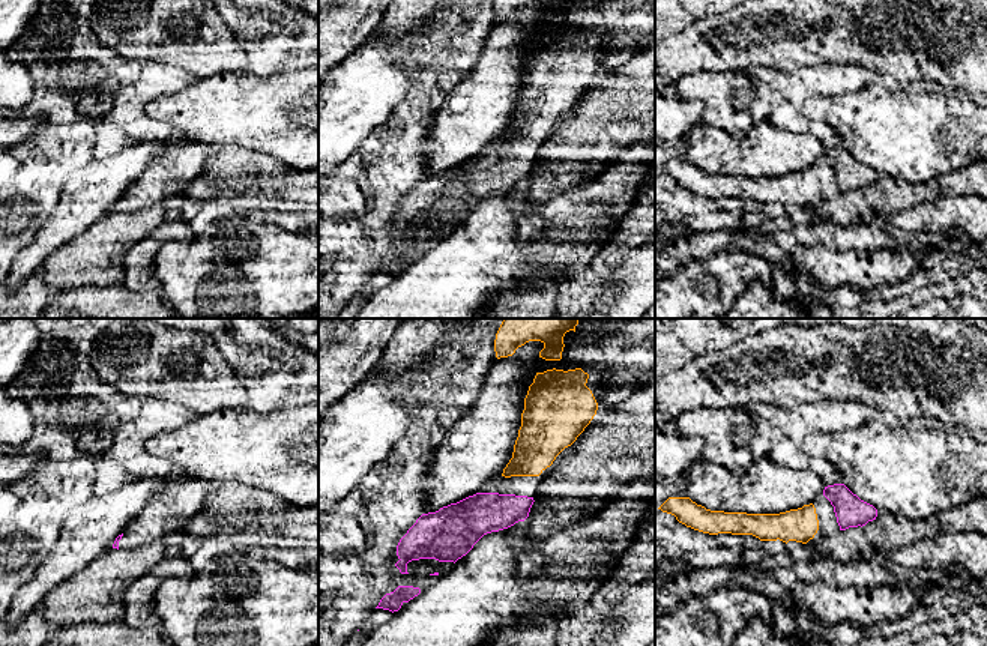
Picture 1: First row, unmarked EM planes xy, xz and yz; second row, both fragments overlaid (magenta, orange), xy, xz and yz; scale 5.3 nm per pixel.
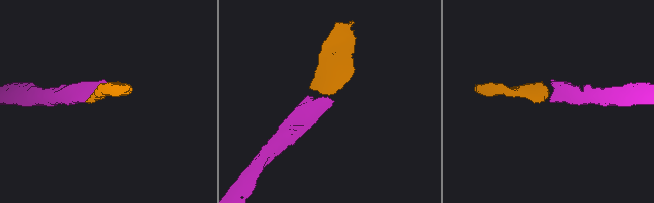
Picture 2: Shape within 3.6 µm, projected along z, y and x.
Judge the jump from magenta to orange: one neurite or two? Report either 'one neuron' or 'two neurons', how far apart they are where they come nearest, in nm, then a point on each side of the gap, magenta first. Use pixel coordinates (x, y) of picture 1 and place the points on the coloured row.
one neuron; gap 80 nm; span yz (824, 495), (813, 505)

